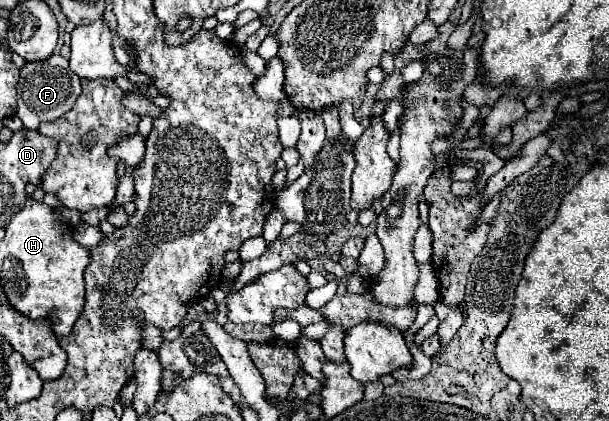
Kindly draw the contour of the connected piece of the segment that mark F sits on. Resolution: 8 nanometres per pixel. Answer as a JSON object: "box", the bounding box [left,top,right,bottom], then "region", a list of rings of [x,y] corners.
{"box":[16,54,82,130],"region":[[[52,54],[46,60],[38,62],[26,62],[20,70],[20,80],[16,84],[17,111],[16,115],[22,124],[30,130],[38,130],[44,122],[54,122],[60,116],[64,116],[76,102],[76,98],[82,92],[80,78],[70,72],[68,60],[60,54]]]}

